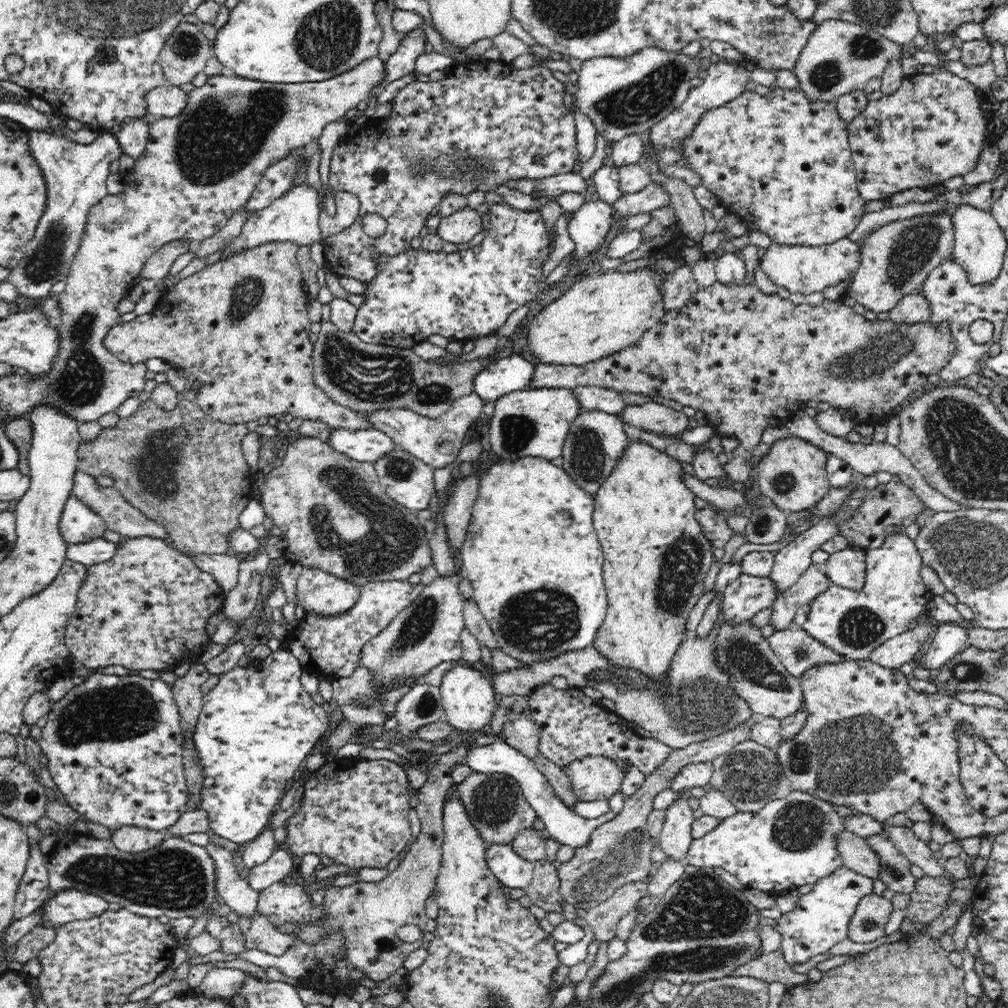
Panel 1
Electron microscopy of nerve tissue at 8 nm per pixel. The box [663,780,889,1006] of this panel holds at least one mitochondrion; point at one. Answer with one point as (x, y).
(801, 825)

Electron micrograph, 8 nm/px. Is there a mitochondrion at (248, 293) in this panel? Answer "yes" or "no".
yes

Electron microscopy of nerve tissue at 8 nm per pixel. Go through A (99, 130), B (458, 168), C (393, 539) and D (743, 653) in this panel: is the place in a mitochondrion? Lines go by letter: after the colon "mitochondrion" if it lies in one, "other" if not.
A: other
B: mitochondrion
C: mitochondrion
D: mitochondrion

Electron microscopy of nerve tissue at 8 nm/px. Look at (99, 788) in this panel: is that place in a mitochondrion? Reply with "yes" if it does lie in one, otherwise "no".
no

